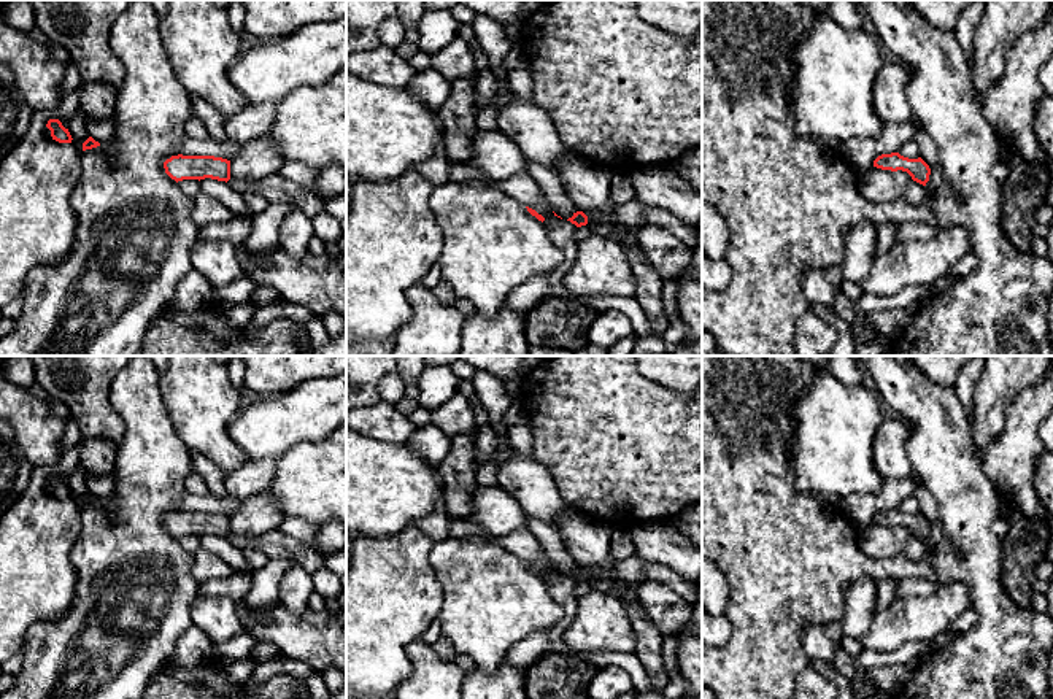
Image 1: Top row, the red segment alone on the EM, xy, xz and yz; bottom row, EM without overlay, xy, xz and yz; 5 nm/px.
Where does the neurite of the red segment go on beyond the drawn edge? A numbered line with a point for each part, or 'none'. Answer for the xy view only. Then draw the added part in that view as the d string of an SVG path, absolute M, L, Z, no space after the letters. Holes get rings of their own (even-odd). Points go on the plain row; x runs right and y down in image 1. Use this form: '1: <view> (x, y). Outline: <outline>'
1: xy (275, 544). Outline: M280 529L268 531L262 535L238 537L230 534L227 537L241 551L262 551L270 558L289 558L303 566L311 575L326 567L326 556L311 546L289 537Z

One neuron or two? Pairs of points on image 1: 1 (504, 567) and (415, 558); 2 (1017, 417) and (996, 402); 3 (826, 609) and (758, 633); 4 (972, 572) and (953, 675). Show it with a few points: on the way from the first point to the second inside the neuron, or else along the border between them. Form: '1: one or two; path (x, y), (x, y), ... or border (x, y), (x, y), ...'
1: two; border (434, 544), (429, 563), (443, 594)
2: two; border (1034, 385), (1010, 402), (1002, 432), (991, 444)
3: one; path (809, 609), (782, 609), (775, 615)
4: one; path (987, 598), (987, 644), (979, 652)

